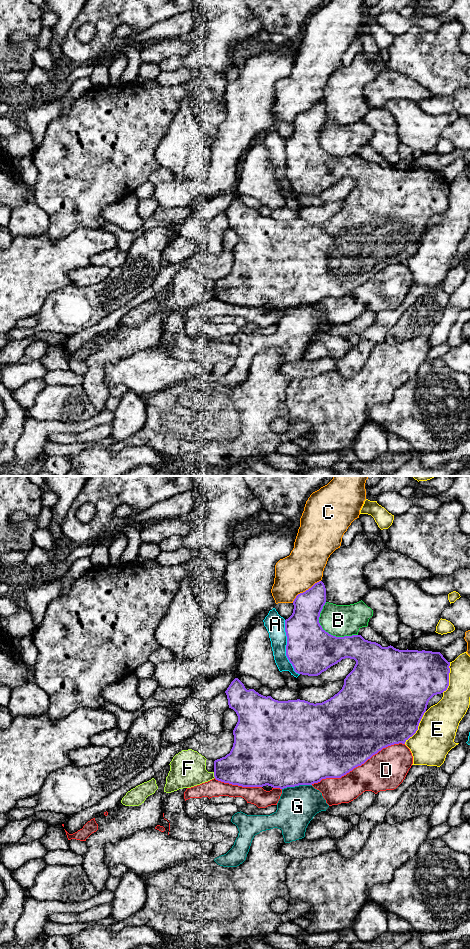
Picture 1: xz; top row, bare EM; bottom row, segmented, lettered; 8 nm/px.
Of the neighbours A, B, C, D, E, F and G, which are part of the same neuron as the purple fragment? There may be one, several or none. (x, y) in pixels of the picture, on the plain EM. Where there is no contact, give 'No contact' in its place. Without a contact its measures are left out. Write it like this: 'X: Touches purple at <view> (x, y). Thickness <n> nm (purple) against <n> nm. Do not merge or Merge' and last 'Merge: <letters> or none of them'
A: Touches purple at xz (286, 168). Thickness 380 nm (purple) against 160 nm. Do not merge
B: Touches purple at xz (327, 152). Thickness 380 nm (purple) against 260 nm. Do not merge
C: Touches purple at xz (306, 110). Thickness 240 nm (purple) against 320 nm. Do not merge
D: Touches purple at xz (357, 286). Thickness 500 nm (purple) against 320 nm. Do not merge
E: Touches purple at xz (417, 247). Thickness 500 nm (purple) against 300 nm. Do not merge
F: Touches purple at xz (214, 295). Thickness 320 nm (purple) against 280 nm. Do not merge
G: Touches purple at xz (296, 305). Thickness 500 nm (purple) against 320 nm. Do not merge
Merge: none of them

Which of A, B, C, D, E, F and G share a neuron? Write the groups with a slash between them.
A / B / C / D / E / F / G

